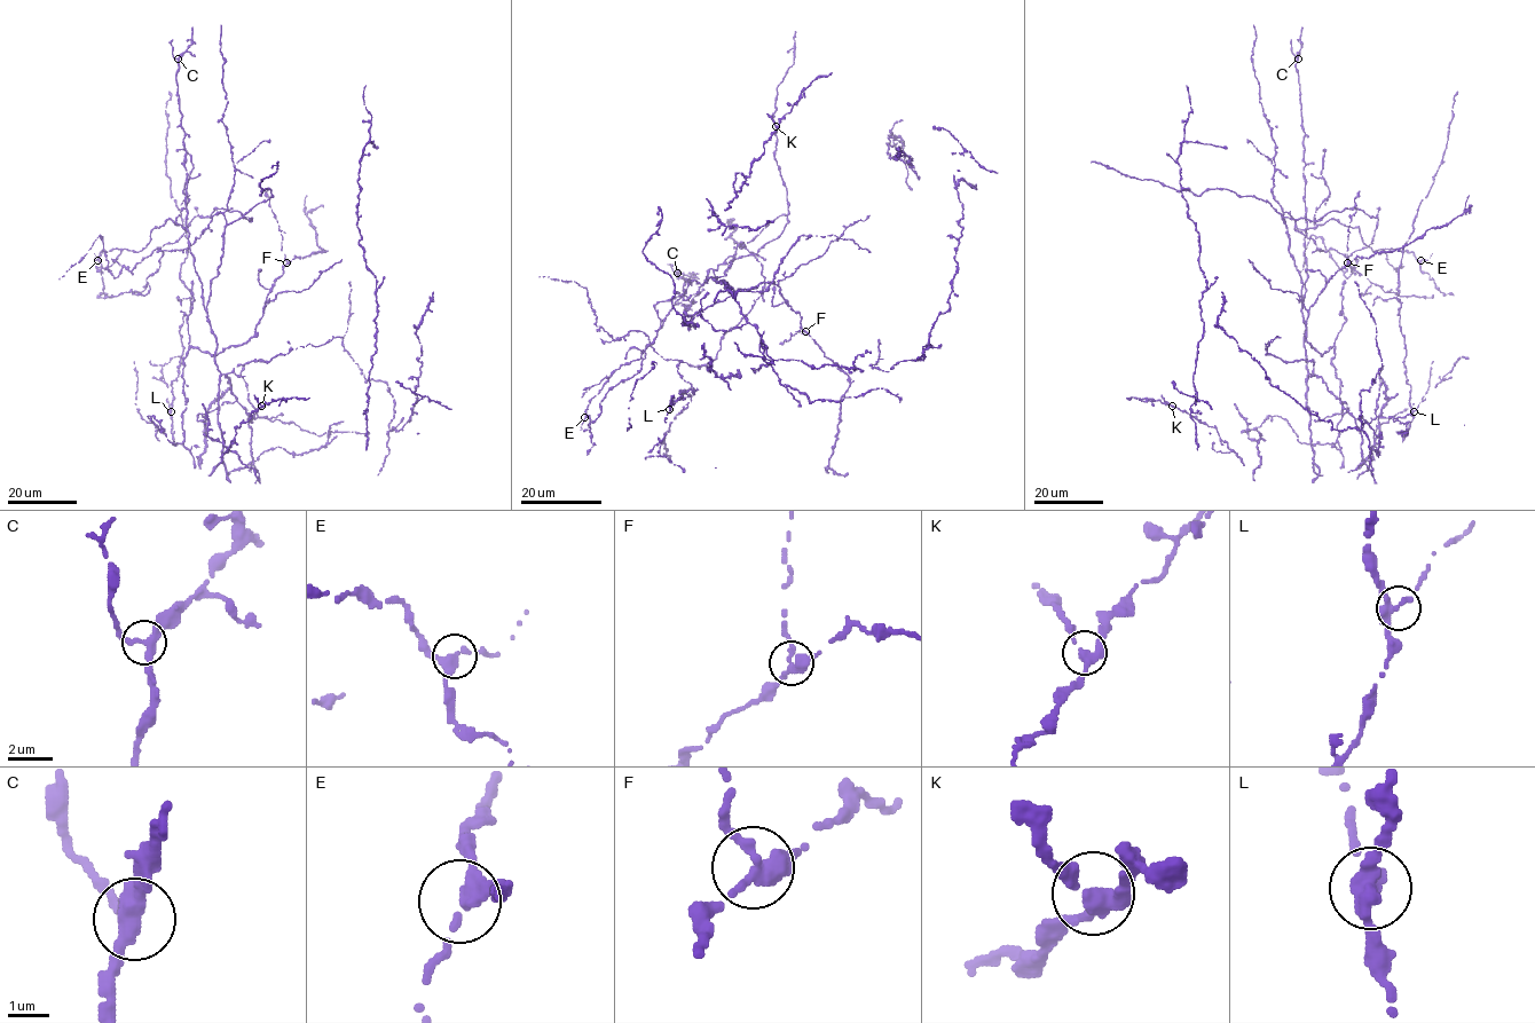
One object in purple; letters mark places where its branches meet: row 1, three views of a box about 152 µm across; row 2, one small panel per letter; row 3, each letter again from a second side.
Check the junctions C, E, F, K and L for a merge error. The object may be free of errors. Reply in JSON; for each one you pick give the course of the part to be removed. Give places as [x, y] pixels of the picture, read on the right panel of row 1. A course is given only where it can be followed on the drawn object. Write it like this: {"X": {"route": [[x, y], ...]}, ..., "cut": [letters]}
{"F": {"route": [[1347, 262], [1347, 228], [1356, 211], [1354, 198], [1359, 190]]}, "cut": ["F"]}

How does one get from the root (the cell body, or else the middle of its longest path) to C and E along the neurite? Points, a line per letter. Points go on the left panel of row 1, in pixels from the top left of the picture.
C: (248, 419), (215, 362), (217, 339), (188, 238), (178, 58)
E: (248, 419), (215, 362), (217, 339), (187, 229), (167, 219), (152, 229), (140, 251), (103, 251), (97, 260)

